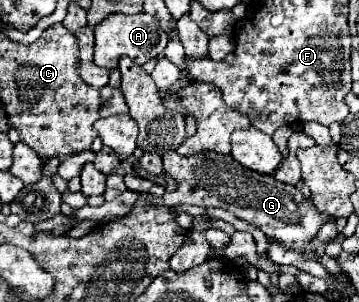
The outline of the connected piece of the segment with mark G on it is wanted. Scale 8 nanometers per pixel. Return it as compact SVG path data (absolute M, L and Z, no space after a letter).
M166 151L162 159L166 173L178 183L178 191L151 197L148 202L153 205L174 207L180 203L188 203L200 207L220 207L234 213L238 219L256 225L266 233L268 239L282 243L294 251L310 249L310 241L316 237L318 229L330 219L326 211L320 215L320 211L316 211L316 207L300 193L298 187L284 185L272 175L248 171L246 167L240 167L240 163L232 159L232 155L206 151L182 157L176 151Z

